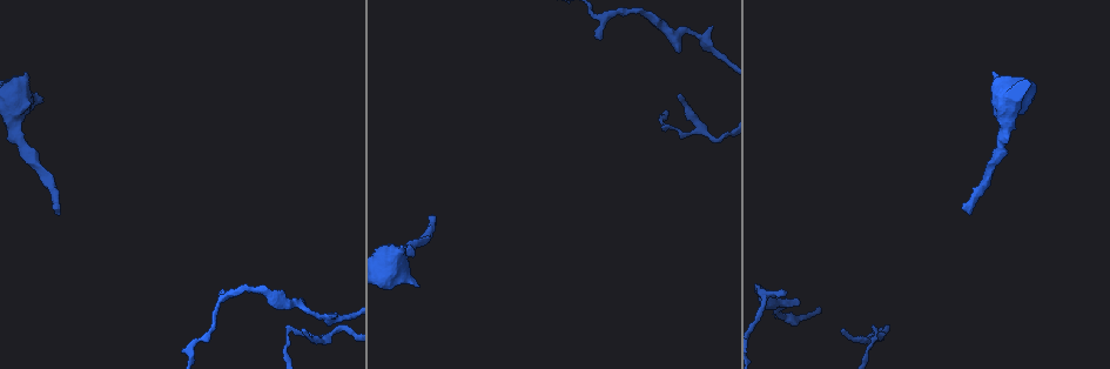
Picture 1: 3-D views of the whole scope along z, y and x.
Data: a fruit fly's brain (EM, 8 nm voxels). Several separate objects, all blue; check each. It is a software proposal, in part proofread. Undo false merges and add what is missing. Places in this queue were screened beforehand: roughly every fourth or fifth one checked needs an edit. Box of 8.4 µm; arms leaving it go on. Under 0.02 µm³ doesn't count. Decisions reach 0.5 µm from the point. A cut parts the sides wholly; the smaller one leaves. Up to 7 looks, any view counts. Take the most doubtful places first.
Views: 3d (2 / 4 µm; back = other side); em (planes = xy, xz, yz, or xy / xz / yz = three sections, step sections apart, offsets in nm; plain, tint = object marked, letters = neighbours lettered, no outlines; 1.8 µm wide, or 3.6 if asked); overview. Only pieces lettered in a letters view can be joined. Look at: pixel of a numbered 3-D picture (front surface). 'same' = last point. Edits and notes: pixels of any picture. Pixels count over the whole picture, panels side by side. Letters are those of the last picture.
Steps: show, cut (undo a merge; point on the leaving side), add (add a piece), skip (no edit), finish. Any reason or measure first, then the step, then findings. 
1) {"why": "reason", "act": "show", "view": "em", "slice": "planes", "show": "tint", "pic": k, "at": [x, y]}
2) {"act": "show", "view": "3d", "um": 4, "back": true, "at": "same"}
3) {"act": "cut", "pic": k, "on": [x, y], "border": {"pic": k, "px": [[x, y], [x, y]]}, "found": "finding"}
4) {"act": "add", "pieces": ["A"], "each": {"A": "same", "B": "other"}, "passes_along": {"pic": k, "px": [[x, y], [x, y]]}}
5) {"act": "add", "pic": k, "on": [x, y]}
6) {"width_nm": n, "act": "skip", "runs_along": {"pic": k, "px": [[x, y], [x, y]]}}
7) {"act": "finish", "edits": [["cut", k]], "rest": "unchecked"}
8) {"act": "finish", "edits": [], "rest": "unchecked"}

{"why": "branch stops here", "act": "show", "view": "3d", "um": 2, "pic": 1, "at": [680, 50]}

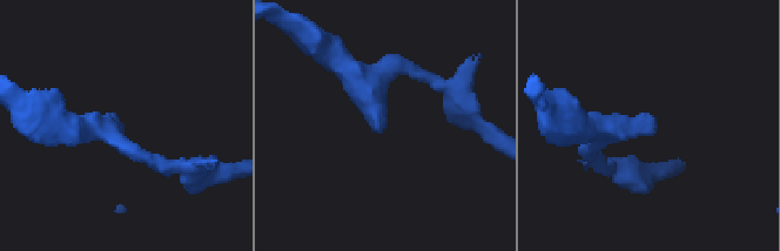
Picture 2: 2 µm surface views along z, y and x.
{"act": "show", "view": "em", "slice": "planes", "show": "letters", "pic": 2, "at": [652, 118]}

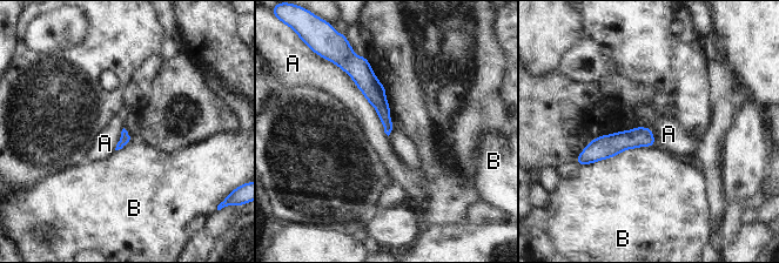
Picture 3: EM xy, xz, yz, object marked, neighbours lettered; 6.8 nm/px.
{"act": "skip", "each": {"A": "other", "B": "other"}, "runs_along": {"pic": 3, "px": [[650, 134], [602, 147], [584, 156]]}, "found": "none of them fits"}

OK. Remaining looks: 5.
{"why": "end of a long branch", "act": "show", "view": "em", "slice": "planes", "show": "letters", "pic": 1, "at": [969, 212]}

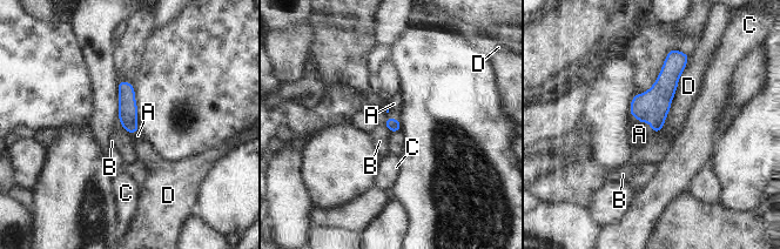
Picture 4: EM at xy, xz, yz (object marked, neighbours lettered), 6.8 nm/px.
{"width_nm": 100, "act": "add", "pieces": ["A"], "each": {"A": "same", "B": "other", "C": "other", "D": "other"}, "passes_along": {"pic": 4, "px": [[652, 106], [644, 121], [639, 134]]}, "found": "the neuron continues"}

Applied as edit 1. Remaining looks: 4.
{"act": "show", "view": "overview"}

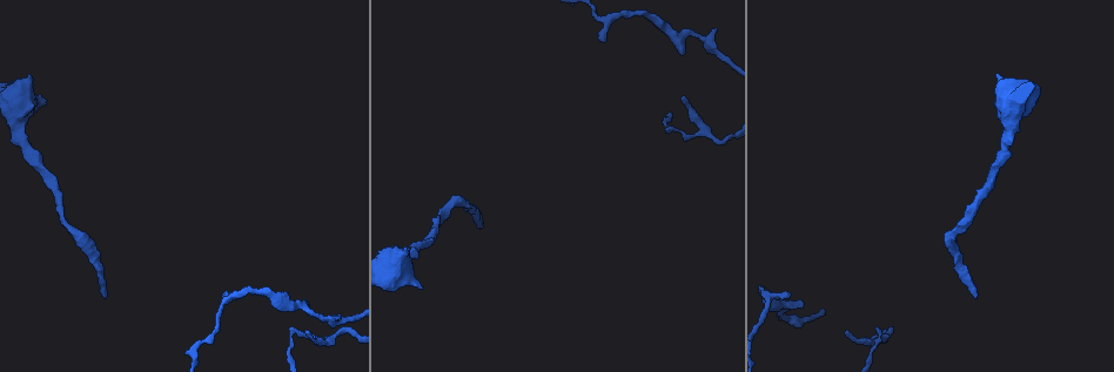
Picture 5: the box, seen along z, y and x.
{"why": "free end", "act": "show", "view": "em", "slice": "planes", "show": "letters", "pic": 5, "at": [222, 295]}

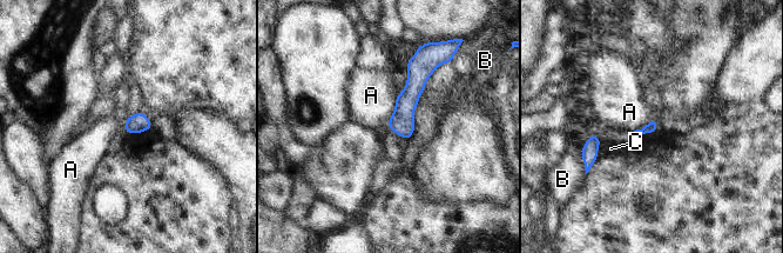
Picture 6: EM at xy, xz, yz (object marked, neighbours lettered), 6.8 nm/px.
{"act": "skip", "each": {"A": "other", "B": "other", "C": "other"}, "runs_along": {"pic": 6, "px": [[425, 62], [406, 100], [406, 135]]}, "found": "no lettered piece goes on from it"}

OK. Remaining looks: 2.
{"act": "finish", "edits": [["add", 4]], "rest": "unchecked"}

